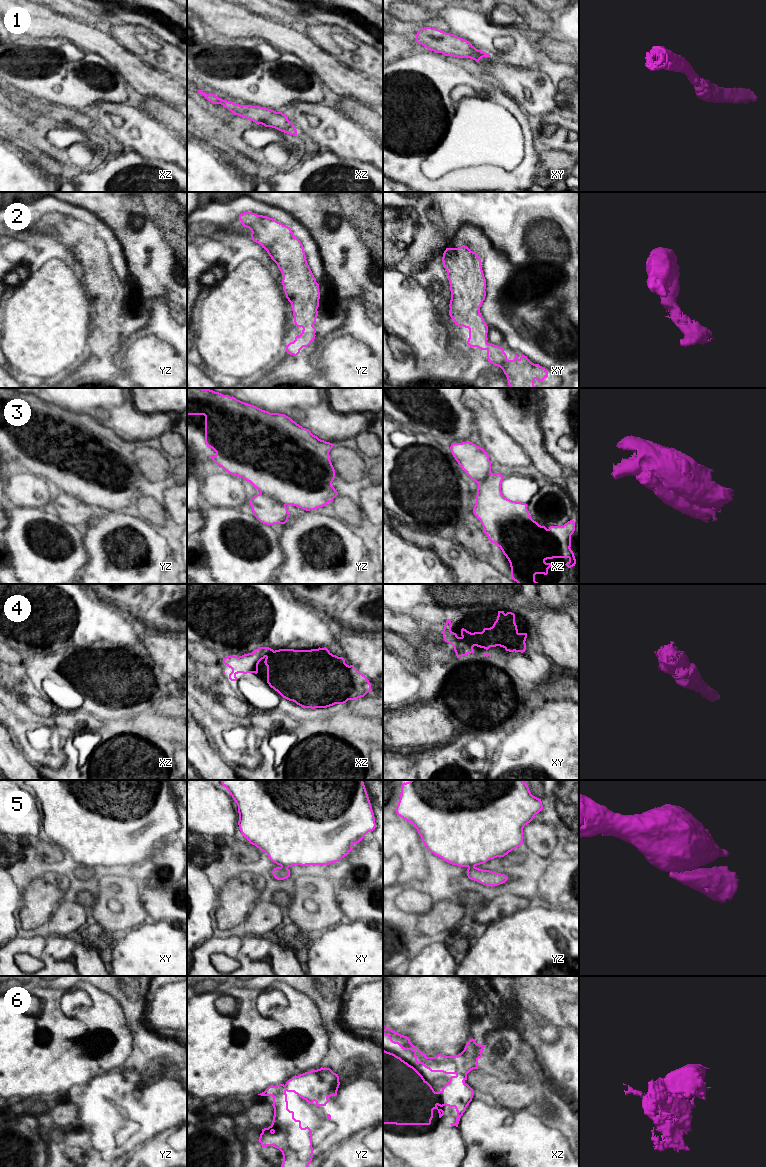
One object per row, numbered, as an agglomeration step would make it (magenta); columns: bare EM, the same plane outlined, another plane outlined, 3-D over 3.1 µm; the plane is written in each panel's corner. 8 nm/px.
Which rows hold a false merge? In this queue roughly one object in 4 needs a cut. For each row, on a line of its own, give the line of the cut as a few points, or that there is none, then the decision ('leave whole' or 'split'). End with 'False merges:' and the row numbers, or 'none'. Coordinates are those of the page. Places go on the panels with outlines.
1: no cut; leave whole
2: no cut; leave whole
3: cut in yz along (260, 492), (274, 498), (285, 506); split
4: no cut; leave whole
5: cut in xy along (281, 865), (287, 868); split
6: no cut; leave whole
False merges: 3, 5

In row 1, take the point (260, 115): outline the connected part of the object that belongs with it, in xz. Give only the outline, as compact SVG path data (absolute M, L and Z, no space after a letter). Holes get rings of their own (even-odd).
M198 90L198 93L203 95L209 102L213 104L221 104L234 115L245 117L256 124L262 124L265 127L272 127L281 132L296 136L297 130L293 123L288 120L287 116L281 111L276 112L274 110L252 105L239 105L233 102L223 100L212 93L205 93Z

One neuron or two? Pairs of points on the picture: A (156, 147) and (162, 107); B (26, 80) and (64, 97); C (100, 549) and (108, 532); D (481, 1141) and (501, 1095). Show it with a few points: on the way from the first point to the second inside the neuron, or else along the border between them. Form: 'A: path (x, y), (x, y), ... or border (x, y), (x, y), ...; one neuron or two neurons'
A: border (149, 115), (160, 122); two neurons
B: path (35, 80), (47, 80), (55, 88); one neuron
C: path (104, 545), (108, 541), (108, 536); one neuron
D: border (488, 1098), (493, 1103); two neurons

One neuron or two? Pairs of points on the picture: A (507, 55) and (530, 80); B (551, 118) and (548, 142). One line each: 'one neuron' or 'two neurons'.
A: two neurons
B: one neuron

